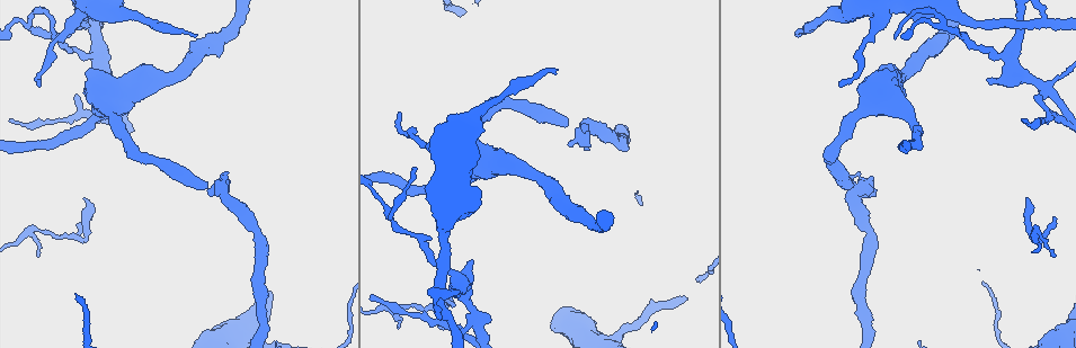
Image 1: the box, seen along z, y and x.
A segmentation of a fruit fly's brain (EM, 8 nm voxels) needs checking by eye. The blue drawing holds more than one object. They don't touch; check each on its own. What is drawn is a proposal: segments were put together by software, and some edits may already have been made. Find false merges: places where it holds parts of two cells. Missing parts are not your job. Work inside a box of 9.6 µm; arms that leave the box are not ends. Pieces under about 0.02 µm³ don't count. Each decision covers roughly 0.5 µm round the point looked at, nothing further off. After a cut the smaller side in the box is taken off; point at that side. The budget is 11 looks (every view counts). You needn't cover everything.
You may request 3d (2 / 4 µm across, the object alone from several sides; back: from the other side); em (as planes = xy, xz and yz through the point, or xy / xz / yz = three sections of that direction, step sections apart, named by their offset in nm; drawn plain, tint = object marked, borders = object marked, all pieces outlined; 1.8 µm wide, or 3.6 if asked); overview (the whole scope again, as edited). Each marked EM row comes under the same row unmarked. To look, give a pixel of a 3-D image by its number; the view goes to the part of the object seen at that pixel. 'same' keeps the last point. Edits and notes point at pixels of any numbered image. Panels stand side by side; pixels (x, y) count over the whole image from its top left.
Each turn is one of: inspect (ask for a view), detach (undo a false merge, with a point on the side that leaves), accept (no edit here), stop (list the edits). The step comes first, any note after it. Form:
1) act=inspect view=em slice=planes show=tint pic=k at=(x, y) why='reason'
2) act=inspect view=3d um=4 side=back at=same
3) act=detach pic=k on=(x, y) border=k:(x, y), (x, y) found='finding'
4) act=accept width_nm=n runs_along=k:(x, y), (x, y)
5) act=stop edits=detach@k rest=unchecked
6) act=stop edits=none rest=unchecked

act=inspect view=em slice=planes show=tint pic=1 at=(1043, 87) why='thin arm on a thick one'

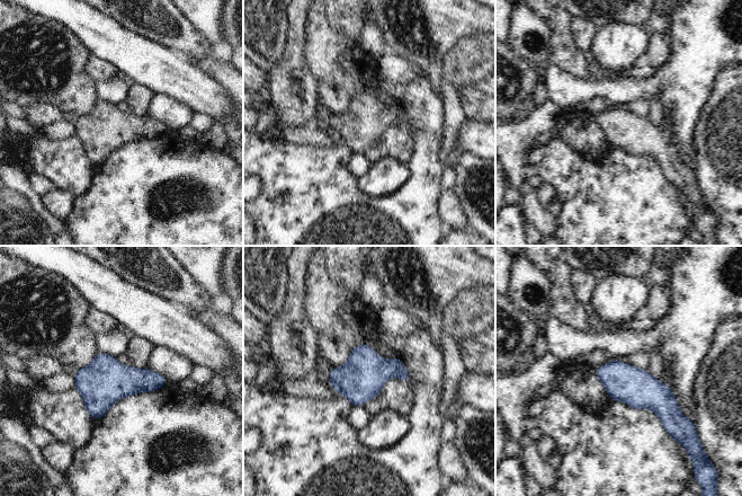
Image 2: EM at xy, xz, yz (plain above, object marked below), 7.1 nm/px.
act=accept found='continuous, no second cell'

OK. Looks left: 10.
act=inspect view=3d um=4 side=back pic=1 at=(30, 24) why='a fork'

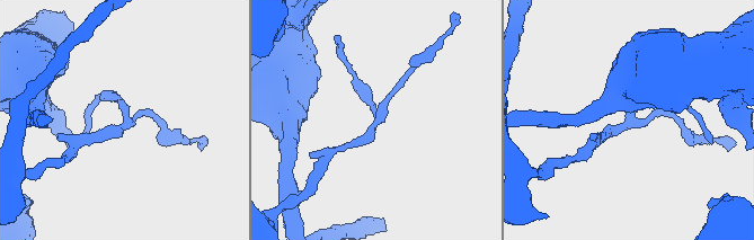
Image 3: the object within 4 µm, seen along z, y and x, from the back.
act=inspect view=em slice=yz step=16 show=tint pic=3 at=(377, 119) why='need the tissue'

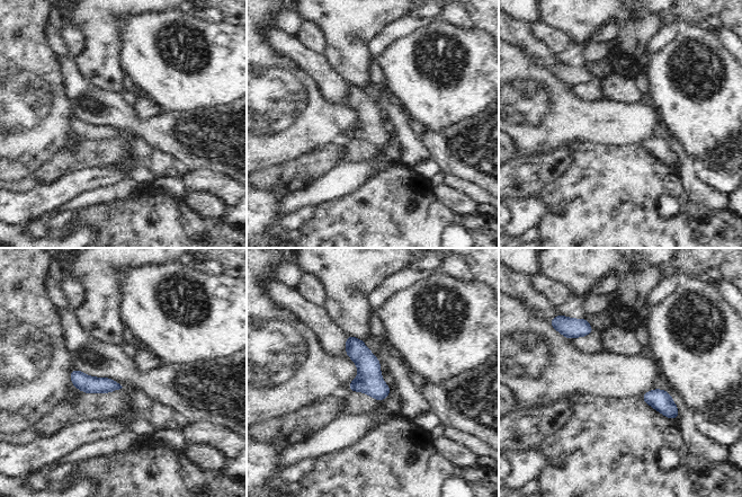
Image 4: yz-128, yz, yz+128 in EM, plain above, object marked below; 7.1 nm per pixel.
act=inspect view=em slice=planes show=borders at=same

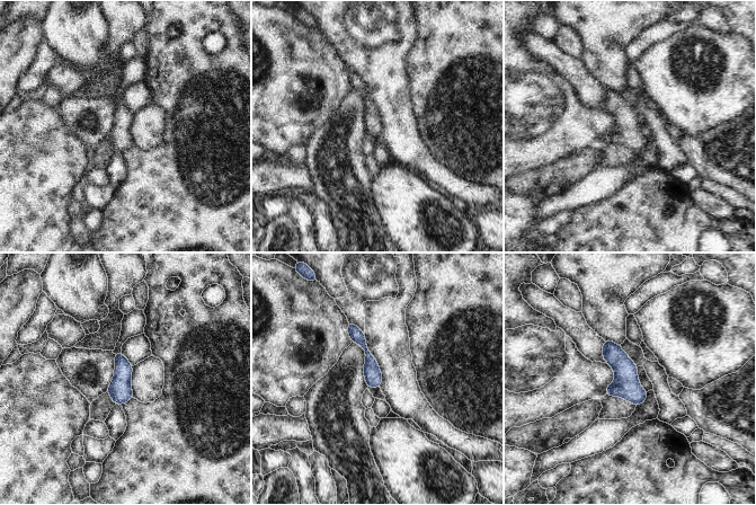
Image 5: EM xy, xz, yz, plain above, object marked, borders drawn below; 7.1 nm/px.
act=accept width_nm=120 runs_along=5:(606, 344), (638, 401) found='all the same cell'

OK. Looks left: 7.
act=inspect view=3d um=2 pic=1 at=(57, 39)

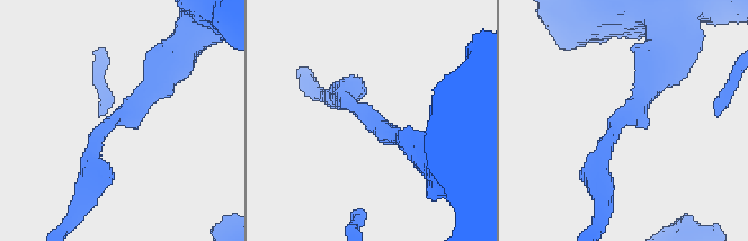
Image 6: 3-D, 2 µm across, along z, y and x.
act=inspect view=em slice=xz step=8 show=tint pic=6 at=(365, 116)

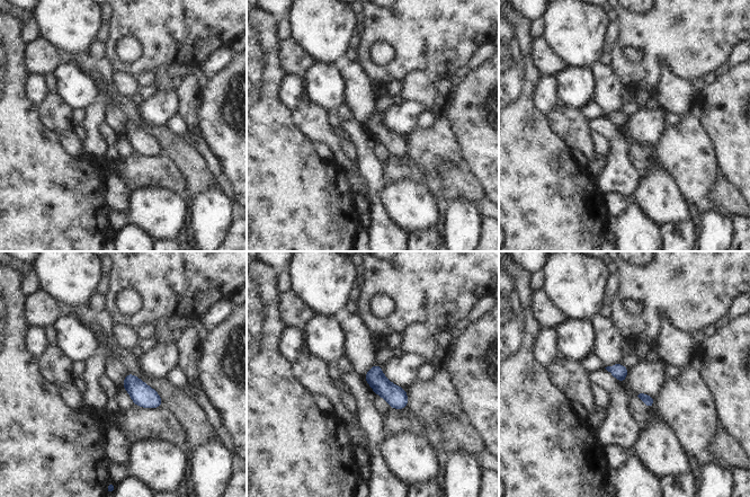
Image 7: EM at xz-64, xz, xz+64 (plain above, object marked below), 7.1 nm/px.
act=inspect view=em slice=planes show=tint at=same

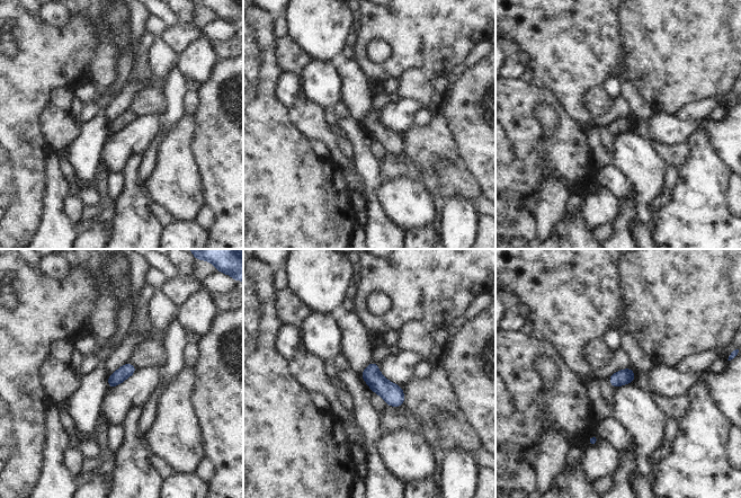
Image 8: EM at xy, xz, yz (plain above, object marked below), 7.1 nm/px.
act=accept width_nm=90 found='one cell here'

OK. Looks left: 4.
act=inspect view=em slice=planes show=tint pic=1 at=(1030, 239) why='sharp bend'

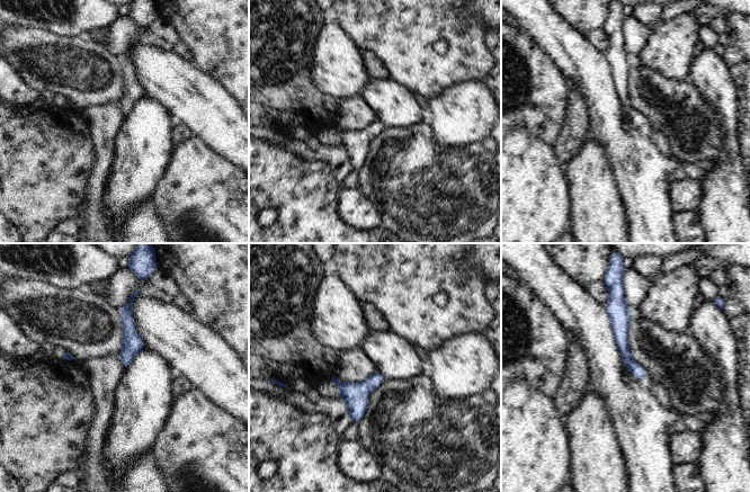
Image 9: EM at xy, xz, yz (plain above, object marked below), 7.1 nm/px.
act=accept runs_along=9:(622, 302), (622, 346), (637, 377) found='continuous, no second cell'

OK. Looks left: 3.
act=stop edits=none rest=unchecked

